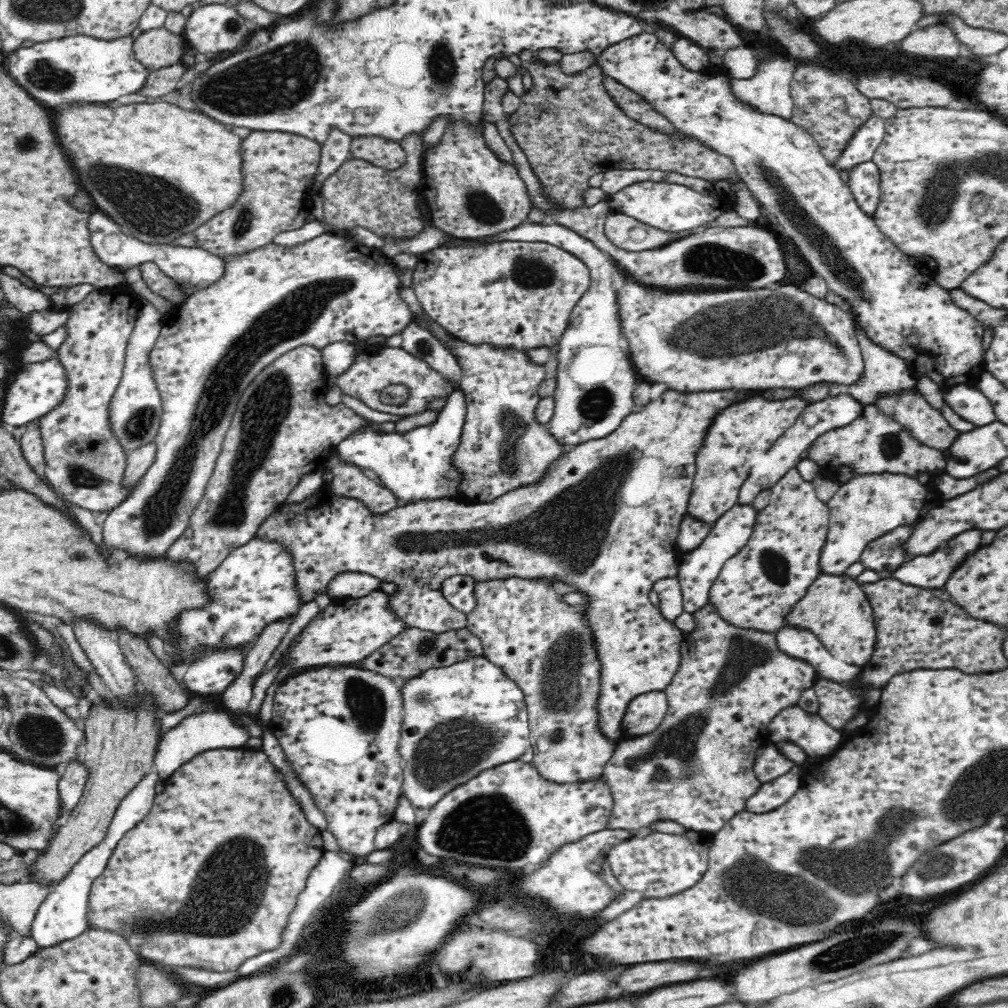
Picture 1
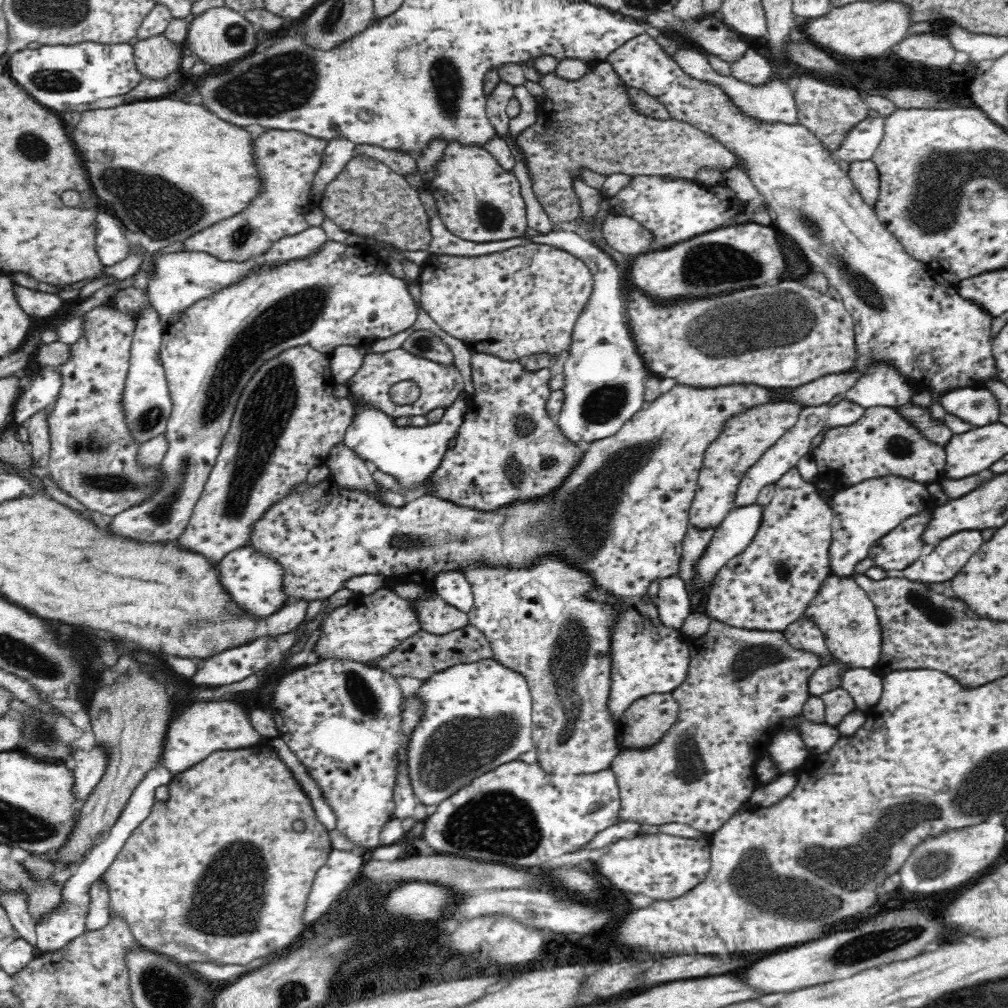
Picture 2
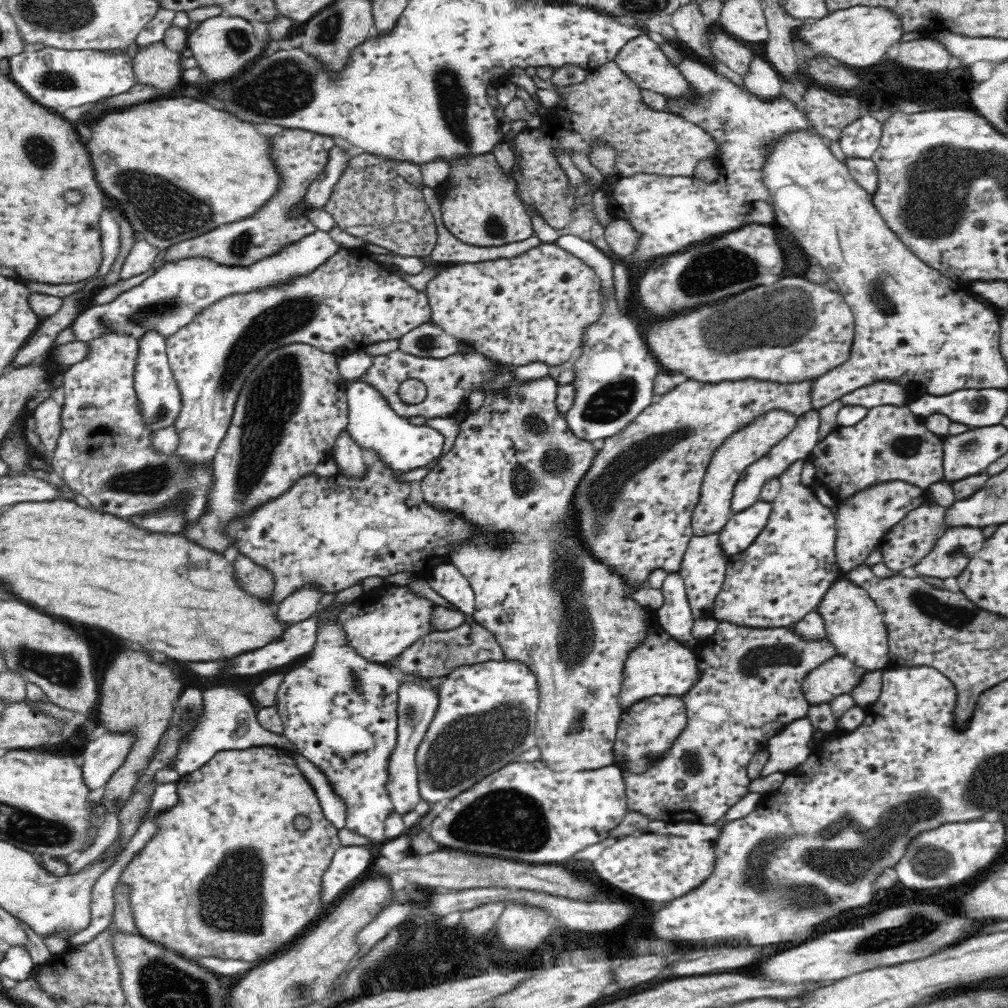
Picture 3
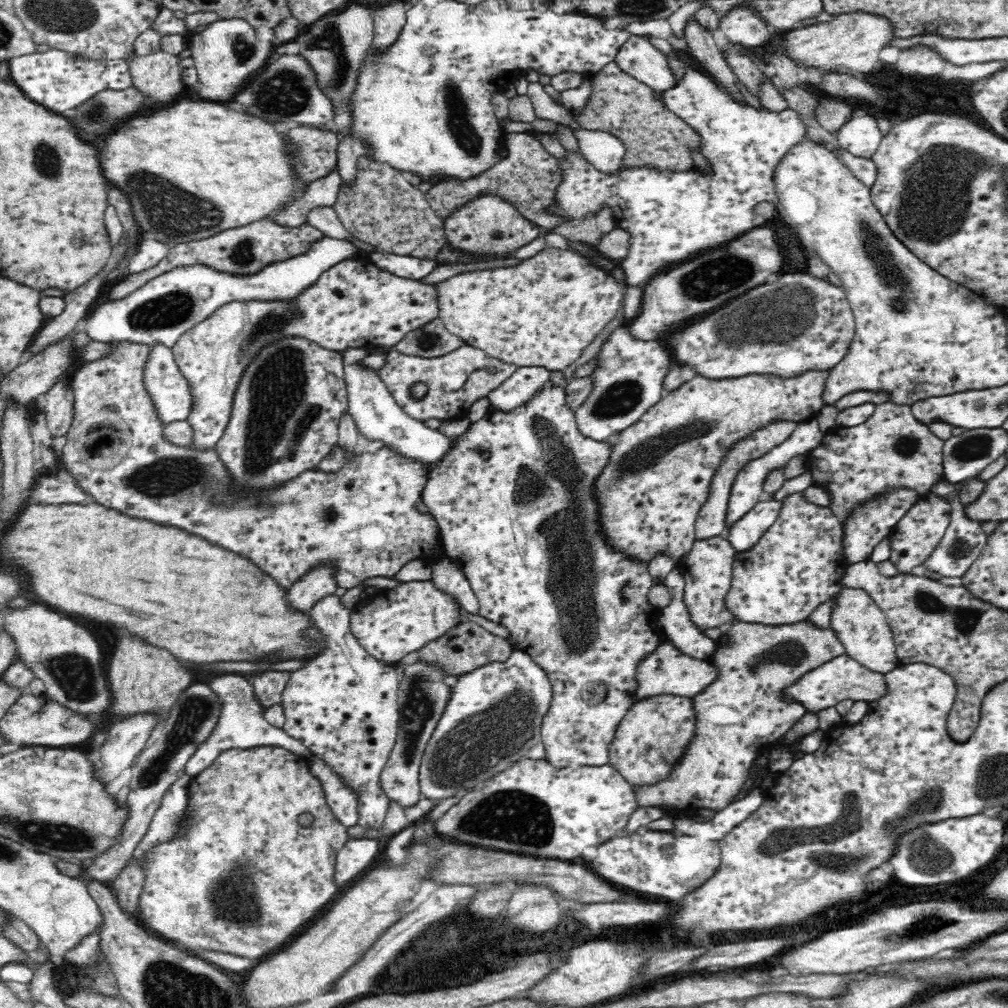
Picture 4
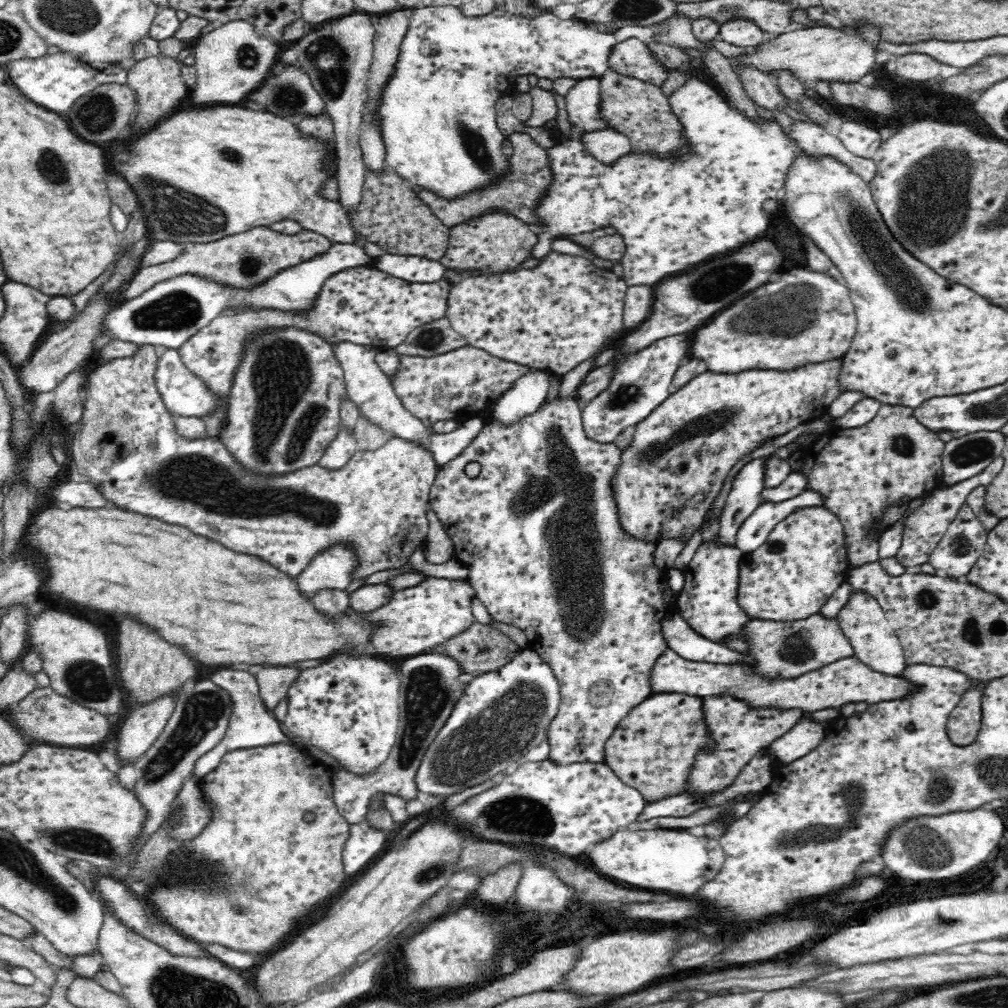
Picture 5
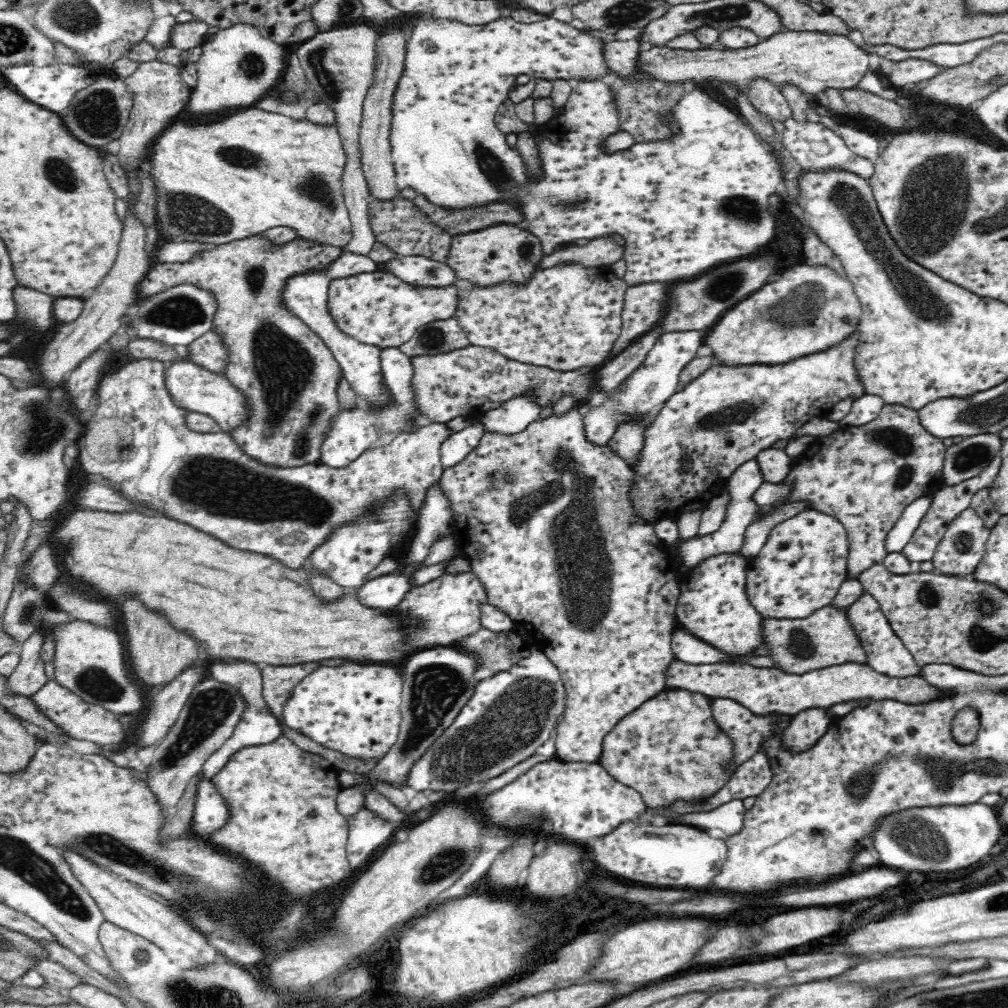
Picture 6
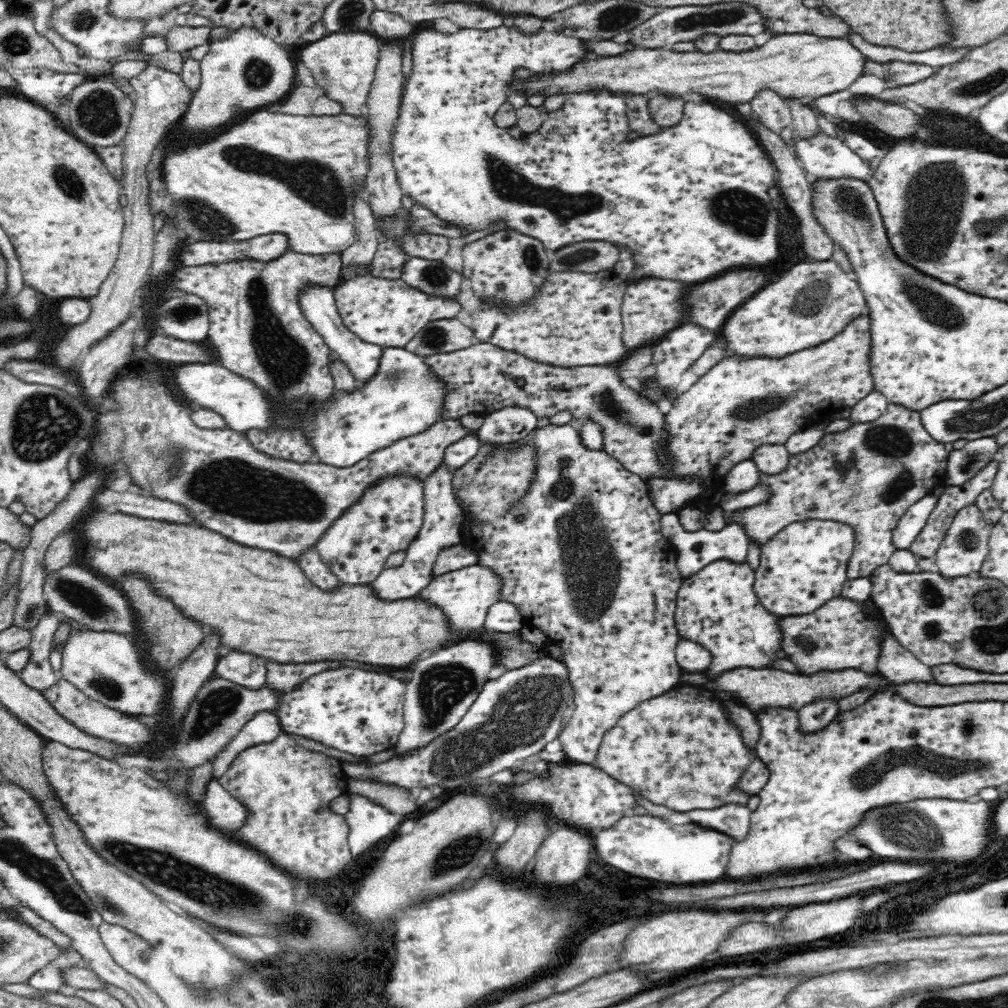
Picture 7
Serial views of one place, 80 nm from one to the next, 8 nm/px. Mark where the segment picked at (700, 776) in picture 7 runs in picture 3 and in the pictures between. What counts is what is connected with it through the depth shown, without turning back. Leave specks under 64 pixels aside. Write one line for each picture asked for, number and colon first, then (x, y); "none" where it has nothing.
3: (646, 729)
4: (652, 735)
5: (651, 751)
6: (668, 749)

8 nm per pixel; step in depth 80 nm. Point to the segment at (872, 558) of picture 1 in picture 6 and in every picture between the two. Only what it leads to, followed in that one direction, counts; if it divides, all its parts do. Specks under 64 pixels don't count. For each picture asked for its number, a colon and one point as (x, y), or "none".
2: (901, 546)
3: (912, 539)
4: (915, 536)
5: (922, 528)
6: (947, 502)

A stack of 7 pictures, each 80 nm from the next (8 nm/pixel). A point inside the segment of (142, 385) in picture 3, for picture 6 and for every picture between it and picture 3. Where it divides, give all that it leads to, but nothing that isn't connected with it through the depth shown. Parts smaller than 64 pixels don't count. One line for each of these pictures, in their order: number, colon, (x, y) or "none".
4: (168, 393)
5: (182, 395)
6: (191, 389)

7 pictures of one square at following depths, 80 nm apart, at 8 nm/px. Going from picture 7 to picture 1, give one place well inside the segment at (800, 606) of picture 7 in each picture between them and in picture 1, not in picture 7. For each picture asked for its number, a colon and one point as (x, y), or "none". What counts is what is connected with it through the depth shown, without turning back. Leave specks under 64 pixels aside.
1: (756, 586)
2: (766, 588)
3: (781, 577)
4: (796, 566)
5: (803, 560)
6: (799, 570)

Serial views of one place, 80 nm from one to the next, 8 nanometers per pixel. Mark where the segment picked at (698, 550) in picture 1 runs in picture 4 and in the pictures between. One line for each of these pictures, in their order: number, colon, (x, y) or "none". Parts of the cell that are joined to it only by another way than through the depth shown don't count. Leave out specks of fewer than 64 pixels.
2: (731, 537)
3: (741, 529)
4: (741, 535)

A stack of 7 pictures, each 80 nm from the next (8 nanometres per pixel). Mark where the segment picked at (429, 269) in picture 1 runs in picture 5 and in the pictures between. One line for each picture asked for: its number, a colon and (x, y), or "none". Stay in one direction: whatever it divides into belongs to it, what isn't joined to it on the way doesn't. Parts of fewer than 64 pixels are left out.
2: (524, 300)
3: (533, 306)
4: (545, 310)
5: (553, 316)

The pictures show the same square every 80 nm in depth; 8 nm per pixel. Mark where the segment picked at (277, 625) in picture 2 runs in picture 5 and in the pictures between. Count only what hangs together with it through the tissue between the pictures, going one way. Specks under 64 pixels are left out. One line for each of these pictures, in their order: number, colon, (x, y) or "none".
3: (299, 606)
4: (301, 597)
5: (330, 570)

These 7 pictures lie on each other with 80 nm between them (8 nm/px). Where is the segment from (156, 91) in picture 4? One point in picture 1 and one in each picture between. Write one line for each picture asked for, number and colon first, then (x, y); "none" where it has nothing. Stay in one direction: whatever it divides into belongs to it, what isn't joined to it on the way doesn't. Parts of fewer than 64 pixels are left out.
1: (159, 47)
2: (156, 56)
3: (155, 64)

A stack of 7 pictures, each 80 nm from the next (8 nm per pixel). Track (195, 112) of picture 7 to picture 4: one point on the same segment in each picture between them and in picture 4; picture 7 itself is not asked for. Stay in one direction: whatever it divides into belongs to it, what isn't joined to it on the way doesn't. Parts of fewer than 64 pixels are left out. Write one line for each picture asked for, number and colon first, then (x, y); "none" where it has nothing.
4: (226, 52)
5: (231, 61)
6: (238, 65)

